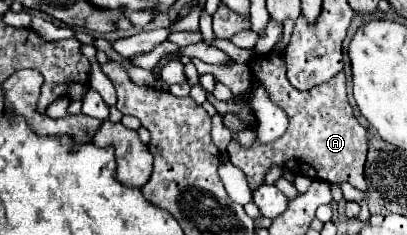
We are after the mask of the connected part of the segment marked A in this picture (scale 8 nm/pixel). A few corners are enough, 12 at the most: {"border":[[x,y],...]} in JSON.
{"border":[[282,52],[254,54],[252,80],[288,116],[272,144],[228,158],[250,190],[272,166],[366,192],[366,130],[346,76],[300,92]]}

